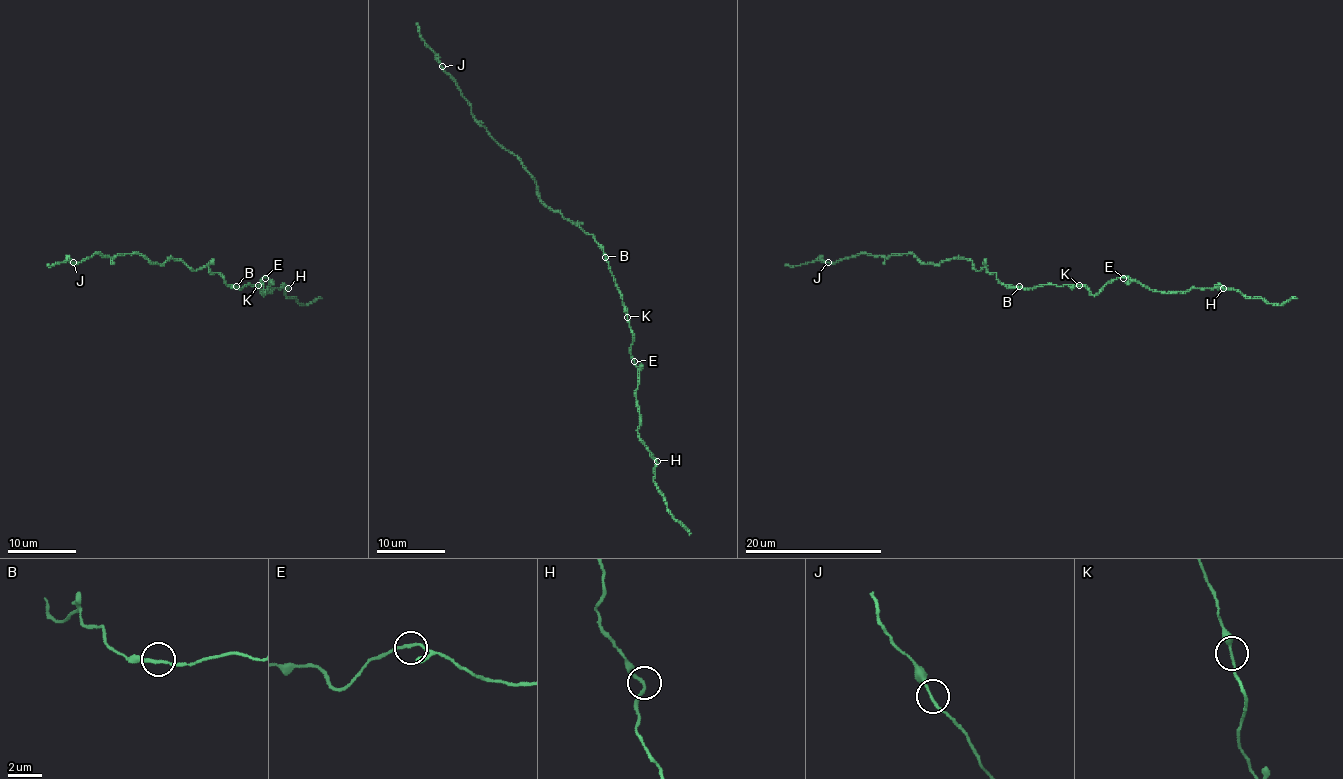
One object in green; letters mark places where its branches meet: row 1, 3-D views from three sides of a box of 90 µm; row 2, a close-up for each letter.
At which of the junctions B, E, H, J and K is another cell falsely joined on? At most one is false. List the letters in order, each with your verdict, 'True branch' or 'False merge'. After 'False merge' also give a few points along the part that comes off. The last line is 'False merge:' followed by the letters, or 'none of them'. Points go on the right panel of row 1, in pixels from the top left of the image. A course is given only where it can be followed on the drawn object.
B: True branch
E: True branch
H: False merge. Course of the part to remove: (1223, 288), (1239, 290), (1281, 305), (1295, 298)
J: True branch
K: True branch
False merge: H

